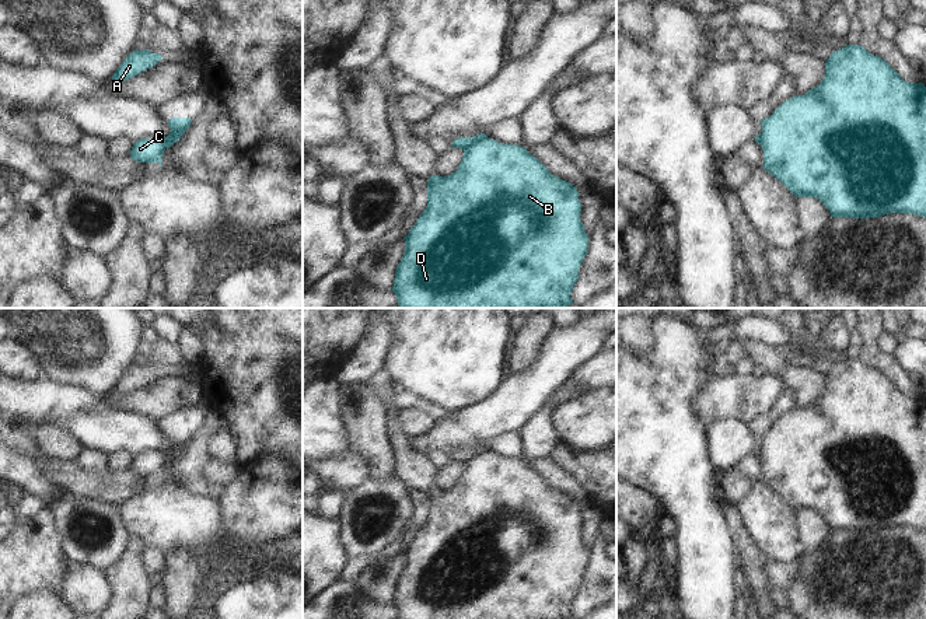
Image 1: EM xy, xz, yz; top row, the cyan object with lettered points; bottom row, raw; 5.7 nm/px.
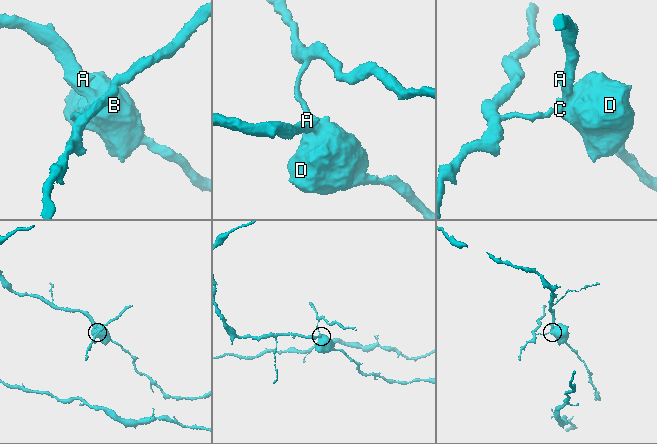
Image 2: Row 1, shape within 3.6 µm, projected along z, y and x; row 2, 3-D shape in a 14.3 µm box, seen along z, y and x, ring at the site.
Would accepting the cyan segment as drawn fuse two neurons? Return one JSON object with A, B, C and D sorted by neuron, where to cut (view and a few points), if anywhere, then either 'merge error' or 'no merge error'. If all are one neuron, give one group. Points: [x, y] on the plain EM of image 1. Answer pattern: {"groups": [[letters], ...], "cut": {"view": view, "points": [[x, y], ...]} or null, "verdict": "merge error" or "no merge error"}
{"groups": [["A", "B", "D"], ["C"]], "cut": {"view": "xz", "points": [[488, 451], [472, 455], [464, 464]]}, "verdict": "merge error"}

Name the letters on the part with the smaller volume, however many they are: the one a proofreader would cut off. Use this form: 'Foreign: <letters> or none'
Foreign: C

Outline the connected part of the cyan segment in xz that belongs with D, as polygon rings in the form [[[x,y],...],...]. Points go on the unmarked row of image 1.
[[[482,452],[464,464],[464,471],[455,486],[447,490],[431,489],[427,493],[427,520],[409,543],[405,566],[395,584],[392,605],[398,619],[570,619],[573,599],[579,594],[579,583],[587,569],[588,550],[580,535],[581,517],[577,503],[552,489],[527,462],[502,458],[493,452]]]

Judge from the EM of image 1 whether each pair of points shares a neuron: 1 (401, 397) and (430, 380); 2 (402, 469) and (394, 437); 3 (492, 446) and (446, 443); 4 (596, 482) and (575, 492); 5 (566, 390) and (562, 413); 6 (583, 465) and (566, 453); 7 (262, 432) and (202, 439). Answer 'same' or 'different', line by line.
1: different
2: same
3: different
4: different
5: different
6: same
7: different

